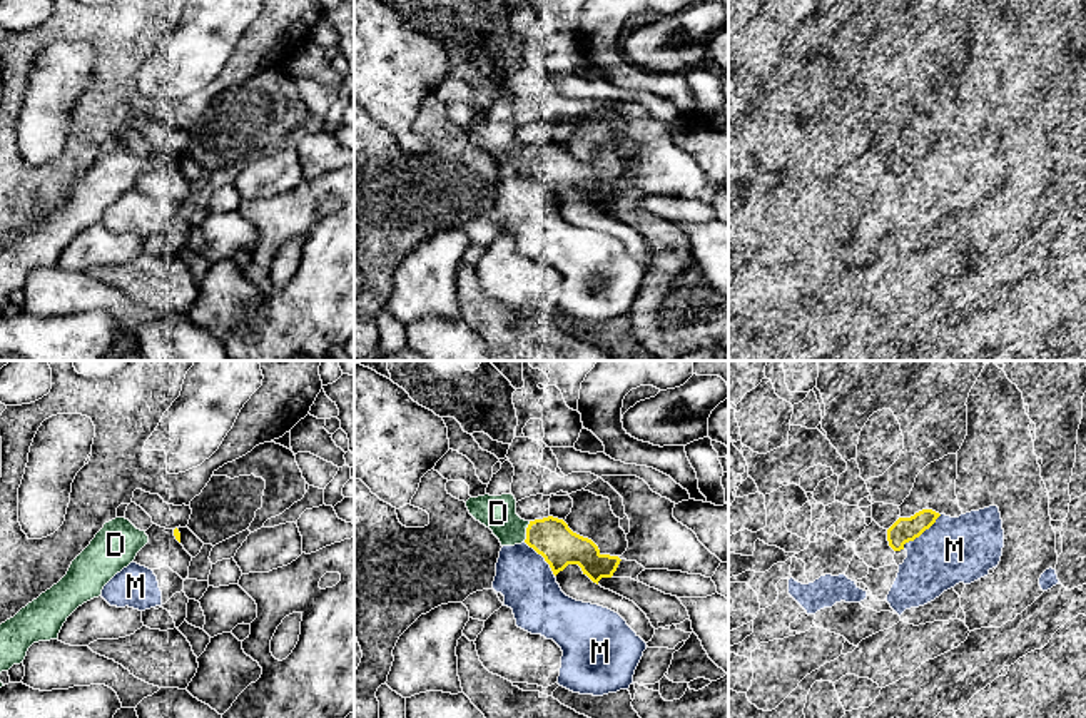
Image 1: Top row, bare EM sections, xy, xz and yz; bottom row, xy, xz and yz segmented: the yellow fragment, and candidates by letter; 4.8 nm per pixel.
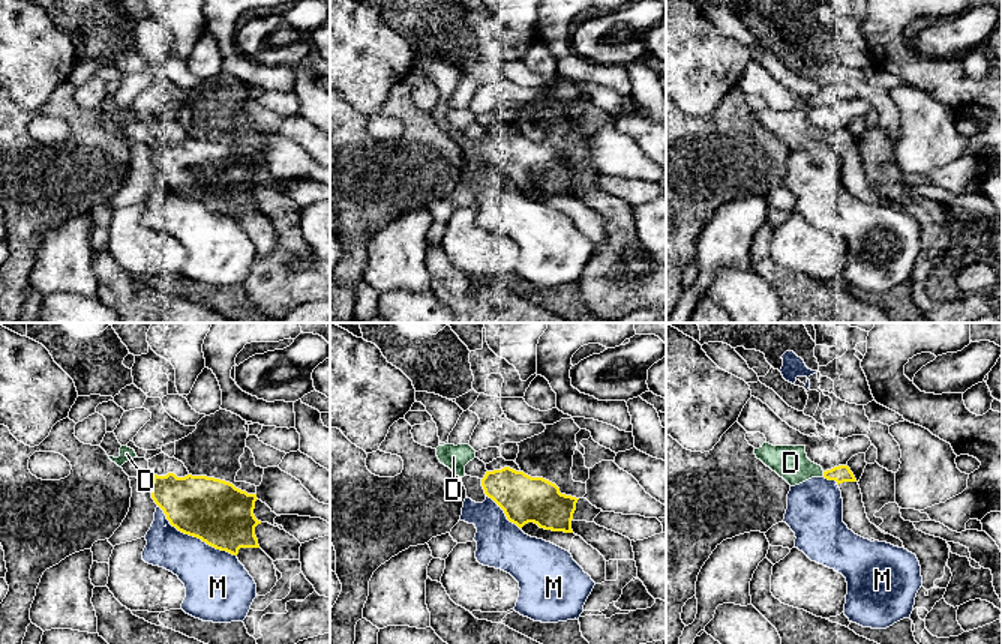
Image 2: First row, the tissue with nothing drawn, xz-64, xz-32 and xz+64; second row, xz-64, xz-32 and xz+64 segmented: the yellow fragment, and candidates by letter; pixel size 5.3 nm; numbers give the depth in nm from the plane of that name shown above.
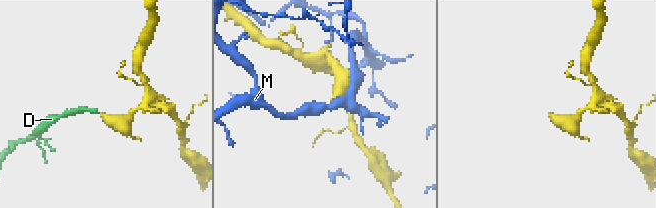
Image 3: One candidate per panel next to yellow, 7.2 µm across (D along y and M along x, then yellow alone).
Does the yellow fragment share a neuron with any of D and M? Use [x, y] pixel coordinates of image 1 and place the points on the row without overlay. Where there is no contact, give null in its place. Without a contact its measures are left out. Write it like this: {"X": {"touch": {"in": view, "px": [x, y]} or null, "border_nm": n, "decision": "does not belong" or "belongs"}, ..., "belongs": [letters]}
{"D": {"touch": {"in": "xz", "px": [527, 157]}, "border_nm": 110, "decision": "belongs"}, "M": {"touch": {"in": "yz", "px": [921, 159]}, "border_nm": 260, "decision": "does not belong"}, "belongs": ["D"]}

